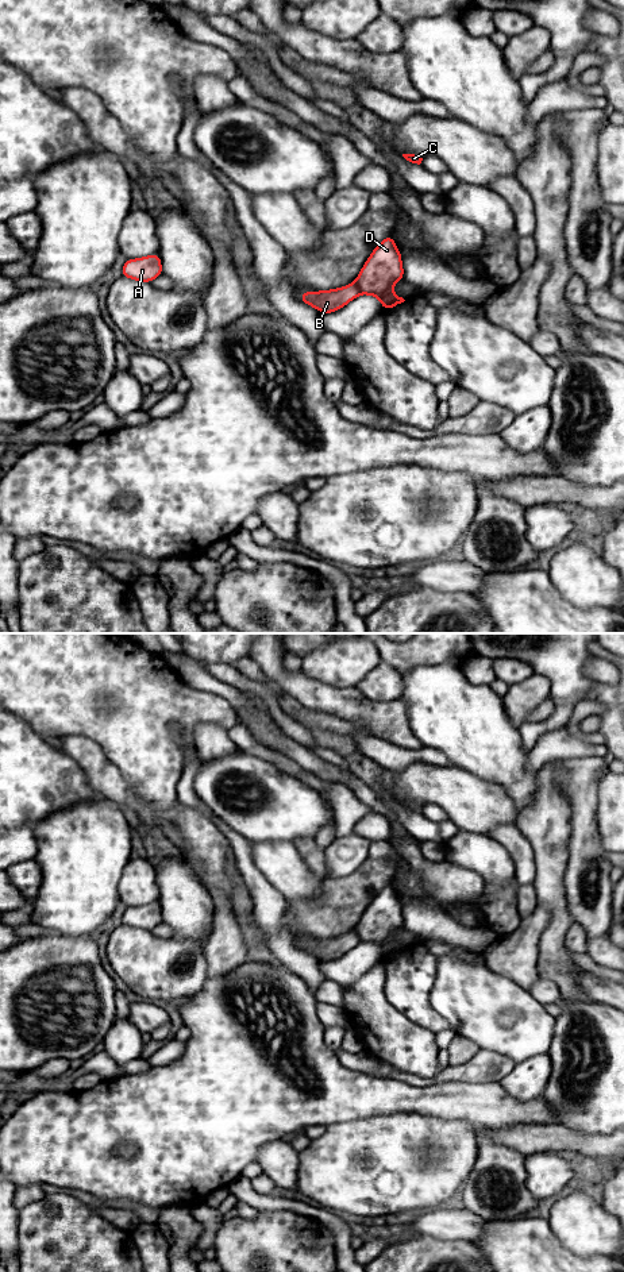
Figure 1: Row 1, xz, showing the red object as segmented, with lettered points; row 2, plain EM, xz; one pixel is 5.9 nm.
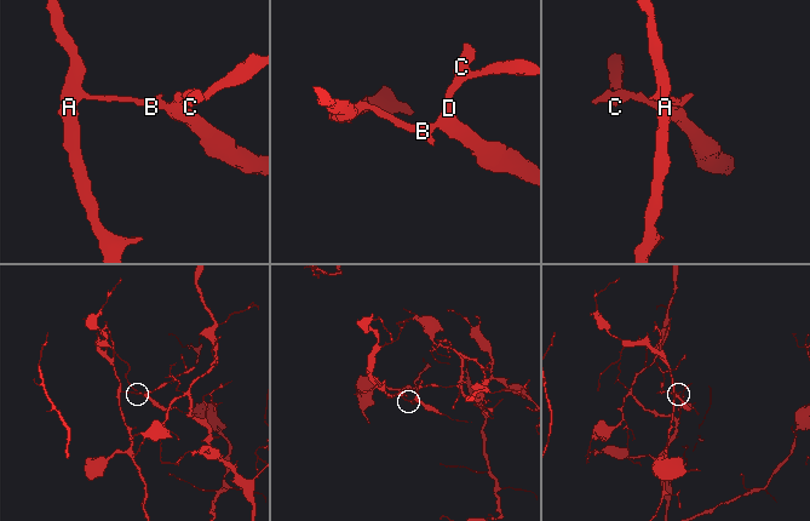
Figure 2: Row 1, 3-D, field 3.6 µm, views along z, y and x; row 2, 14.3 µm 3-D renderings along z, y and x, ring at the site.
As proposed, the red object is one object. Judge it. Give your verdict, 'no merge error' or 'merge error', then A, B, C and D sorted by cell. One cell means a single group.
merge error; A B / C D

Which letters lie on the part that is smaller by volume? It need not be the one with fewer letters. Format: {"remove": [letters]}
{"remove": ["C", "D"]}

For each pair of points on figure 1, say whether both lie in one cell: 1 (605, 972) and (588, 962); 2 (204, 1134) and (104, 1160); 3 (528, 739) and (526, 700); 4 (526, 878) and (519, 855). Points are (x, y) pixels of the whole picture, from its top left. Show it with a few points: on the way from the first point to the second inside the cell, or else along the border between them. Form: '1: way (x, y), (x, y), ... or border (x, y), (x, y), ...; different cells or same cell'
1: way (601, 971), (592, 966); same cell
2: way (180, 1155), (169, 1166), (128, 1166); same cell
3: border (528, 721), (519, 728); different cells
4: way (526, 872), (523, 860); same cell

